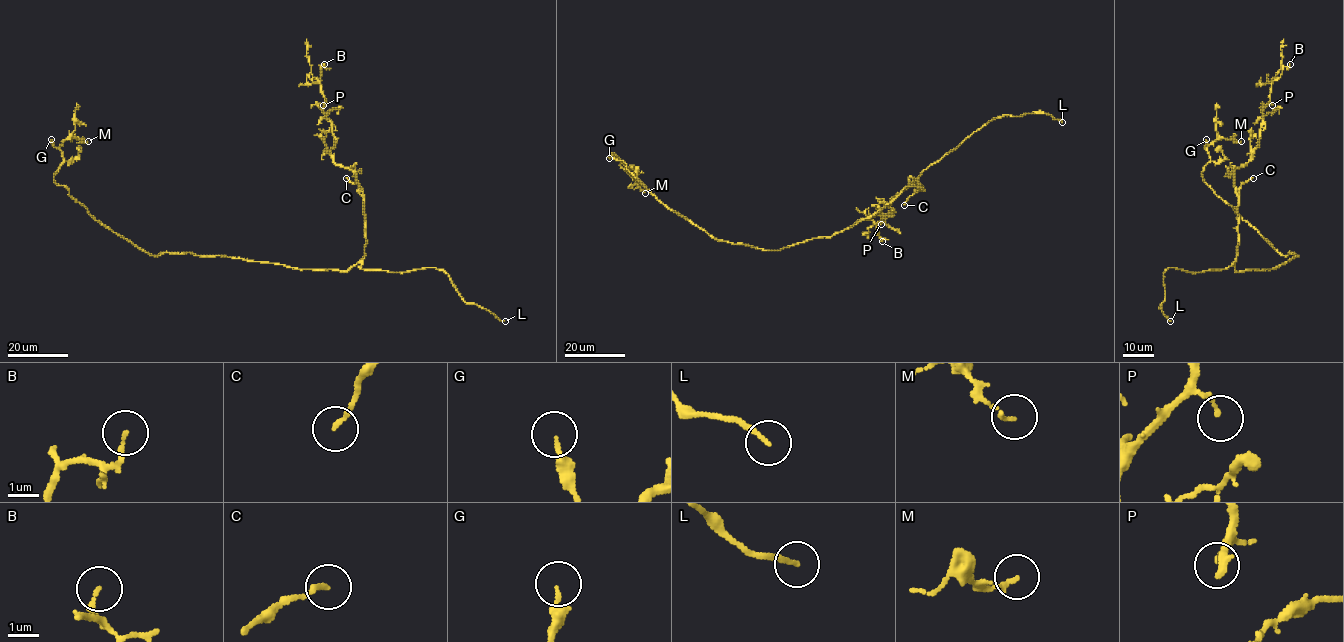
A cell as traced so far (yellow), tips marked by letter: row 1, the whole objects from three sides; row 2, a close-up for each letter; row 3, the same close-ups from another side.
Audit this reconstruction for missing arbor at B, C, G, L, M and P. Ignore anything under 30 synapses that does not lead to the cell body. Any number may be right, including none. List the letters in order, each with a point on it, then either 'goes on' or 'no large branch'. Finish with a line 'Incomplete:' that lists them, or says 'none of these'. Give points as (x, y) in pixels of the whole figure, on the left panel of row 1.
B: place (324, 64); no large branch
C: place (346, 178); no large branch
G: place (51, 139); no large branch
L: place (505, 321); goes on
M: place (88, 141); no large branch
P: place (323, 105); no large branch
Incomplete: L

